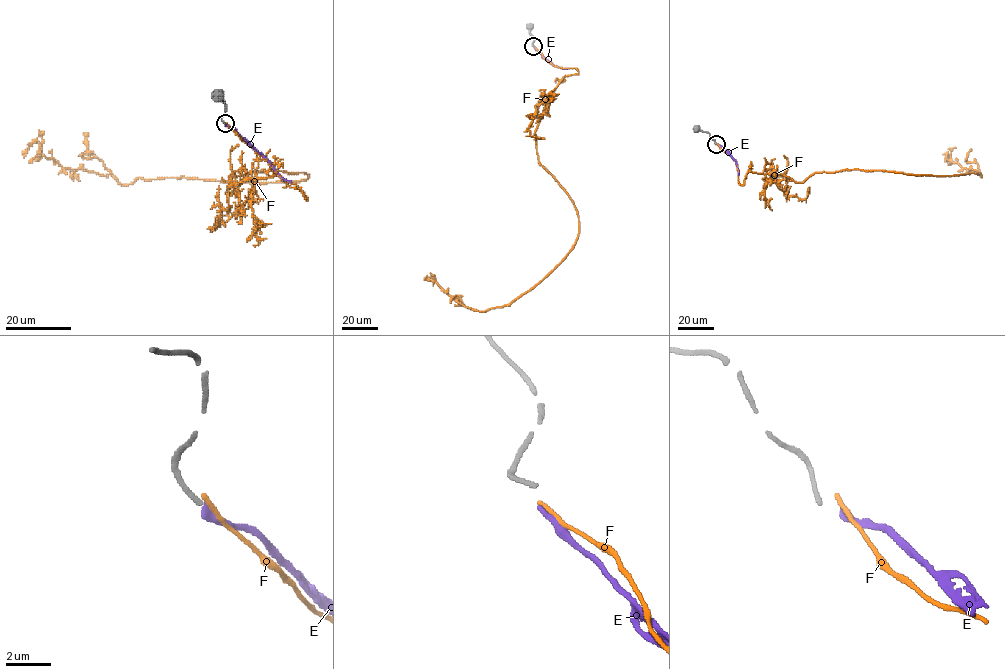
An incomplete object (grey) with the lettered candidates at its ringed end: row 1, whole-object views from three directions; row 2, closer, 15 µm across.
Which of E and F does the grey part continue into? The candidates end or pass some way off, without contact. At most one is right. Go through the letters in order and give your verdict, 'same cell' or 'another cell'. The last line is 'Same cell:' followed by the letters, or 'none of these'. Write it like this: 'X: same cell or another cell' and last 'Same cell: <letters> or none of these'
E: another cell
F: same cell
Same cell: F

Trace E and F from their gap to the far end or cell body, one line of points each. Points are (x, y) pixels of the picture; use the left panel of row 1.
E: (226, 124), (291, 182)
F: (225, 123), (308, 200), (276, 174), (227, 194), (233, 176), (304, 172), (121, 184), (35, 141), (24, 157)

